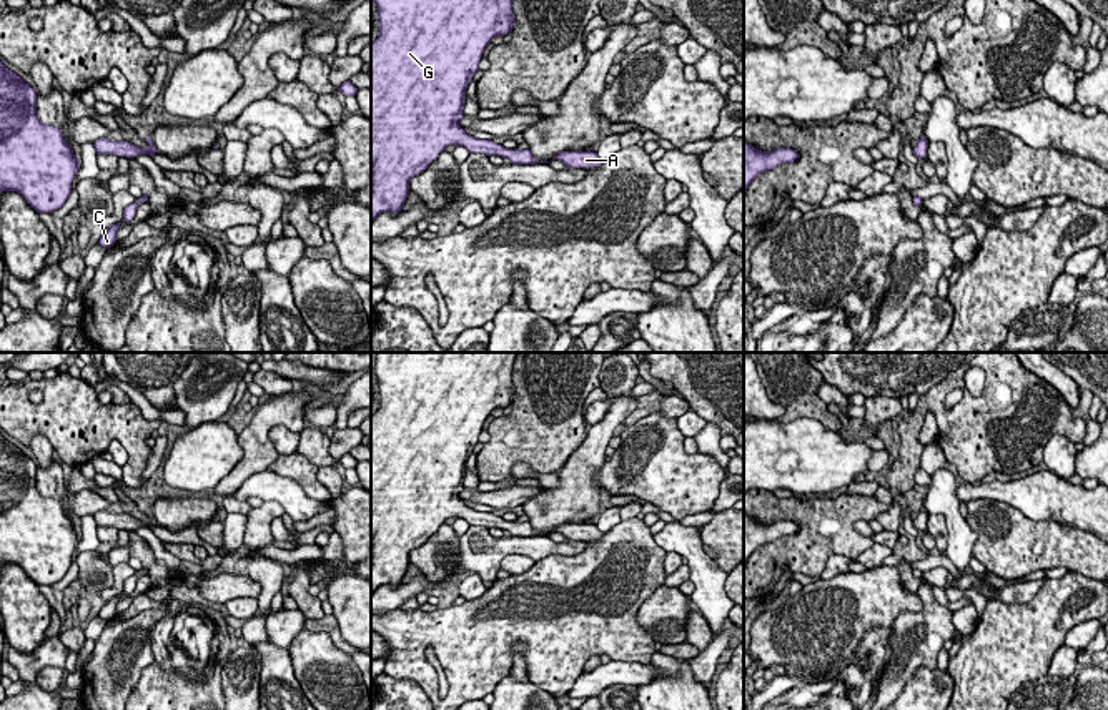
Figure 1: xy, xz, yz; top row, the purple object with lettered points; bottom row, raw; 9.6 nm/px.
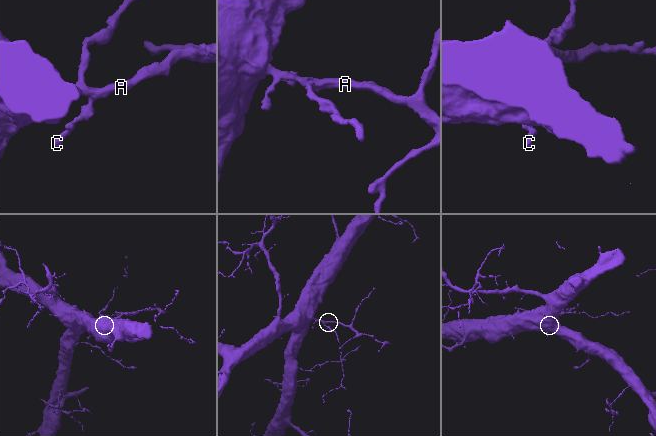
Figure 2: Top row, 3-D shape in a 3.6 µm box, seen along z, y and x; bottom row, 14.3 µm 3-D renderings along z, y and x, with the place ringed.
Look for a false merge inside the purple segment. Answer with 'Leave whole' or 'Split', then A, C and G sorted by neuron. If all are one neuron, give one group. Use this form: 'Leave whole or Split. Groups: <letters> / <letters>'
Leave whole. Groups: A C G

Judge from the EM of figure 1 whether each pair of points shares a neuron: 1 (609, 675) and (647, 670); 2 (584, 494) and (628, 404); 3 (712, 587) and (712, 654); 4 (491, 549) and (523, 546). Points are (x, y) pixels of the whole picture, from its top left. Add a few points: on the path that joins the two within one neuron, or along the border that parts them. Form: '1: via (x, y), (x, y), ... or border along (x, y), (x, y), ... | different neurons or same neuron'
1: via (619, 674), (638, 674) | same neuron
2: via (584, 473), (584, 461), (606, 426) | same neuron
3: border along (726, 619), (714, 637) | different neurons
4: via (499, 547), (514, 546) | same neuron

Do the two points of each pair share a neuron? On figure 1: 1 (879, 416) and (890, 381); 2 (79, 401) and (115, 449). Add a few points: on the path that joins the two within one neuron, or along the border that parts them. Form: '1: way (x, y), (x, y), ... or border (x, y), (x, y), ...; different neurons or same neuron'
1: border (867, 396), (894, 396), (899, 399); different neurons
2: border (112, 439), (127, 453), (127, 461), (122, 468); different neurons

